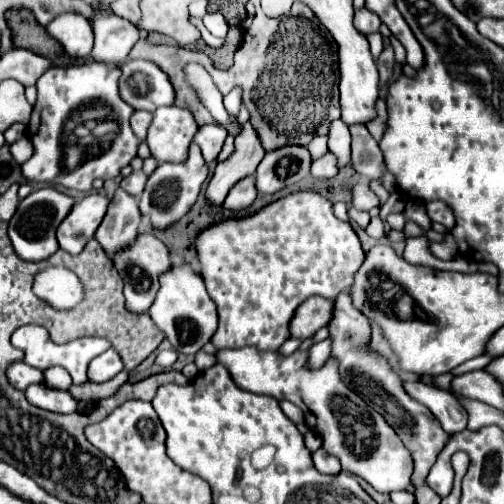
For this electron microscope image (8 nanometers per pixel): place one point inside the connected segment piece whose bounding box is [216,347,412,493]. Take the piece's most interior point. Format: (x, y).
(357, 435)

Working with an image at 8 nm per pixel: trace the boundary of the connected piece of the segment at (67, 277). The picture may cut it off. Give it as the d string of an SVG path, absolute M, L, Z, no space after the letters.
M46 267L34 275L32 291L54 309L74 309L82 297L84 289L80 279L66 267Z

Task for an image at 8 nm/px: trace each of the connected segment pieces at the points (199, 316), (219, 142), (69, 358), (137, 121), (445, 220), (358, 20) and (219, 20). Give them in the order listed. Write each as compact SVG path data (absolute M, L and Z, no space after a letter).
M174 265L160 277L160 291L150 309L150 317L164 331L172 347L184 355L196 355L218 329L216 305L208 297L202 277L190 265Z
M212 123L212 125L202 125L202 127L198 129L194 141L200 145L206 163L214 161L214 159L220 155L226 137L228 137L226 129L220 127L220 125L216 125L216 123Z
M34 324L24 325L16 329L11 336L11 343L24 351L24 363L28 363L30 367L38 367L38 369L48 369L48 367L60 365L72 375L74 385L82 385L86 381L86 369L88 369L90 361L110 347L110 343L106 339L100 339L100 337L82 337L82 339L74 339L70 343L64 343L64 345L56 345L50 341L48 331L44 327Z
M134 111L130 125L132 125L132 131L134 131L140 139L146 139L146 131L148 131L148 127L150 127L150 123L152 123L152 117L154 117L154 115L148 113L148 111Z
M430 201L426 203L426 209L428 209L428 217L436 223L442 223L448 231L454 227L454 213L452 209L444 203L444 201Z
M360 9L354 15L354 27L362 35L370 35L370 33L376 33L380 29L380 19L374 13L368 13L368 9Z
M206 13L202 17L204 21L204 27L214 35L214 37L226 37L228 33L228 23L226 19L222 17L222 13Z

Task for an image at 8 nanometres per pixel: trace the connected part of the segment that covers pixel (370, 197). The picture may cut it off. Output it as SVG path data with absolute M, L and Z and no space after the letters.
M360 181L354 189L352 189L352 205L360 211L370 211L374 207L380 207L380 199L378 195L370 189L368 181Z

